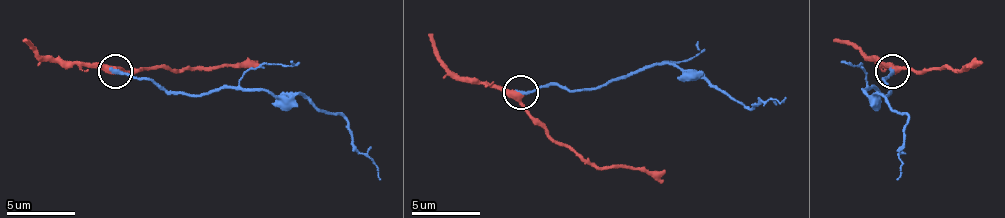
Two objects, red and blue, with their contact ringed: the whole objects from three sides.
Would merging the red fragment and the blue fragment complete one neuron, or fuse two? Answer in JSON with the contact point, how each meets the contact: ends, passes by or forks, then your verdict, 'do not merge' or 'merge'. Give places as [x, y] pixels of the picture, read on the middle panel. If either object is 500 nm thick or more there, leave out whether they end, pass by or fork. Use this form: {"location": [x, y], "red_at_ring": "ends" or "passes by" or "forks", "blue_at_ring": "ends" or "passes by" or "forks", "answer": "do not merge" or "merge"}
{"location": [521, 92], "red_at_ring": "passes by", "blue_at_ring": "ends", "answer": "merge"}

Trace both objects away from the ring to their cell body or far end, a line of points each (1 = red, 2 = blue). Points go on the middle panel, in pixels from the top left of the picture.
1: (520, 91), (523, 109), (585, 160), (599, 167), (643, 167), (664, 181)
2: (520, 91), (558, 84), (571, 91), (674, 64), (681, 71), (698, 71), (746, 109), (771, 98), (784, 98)

